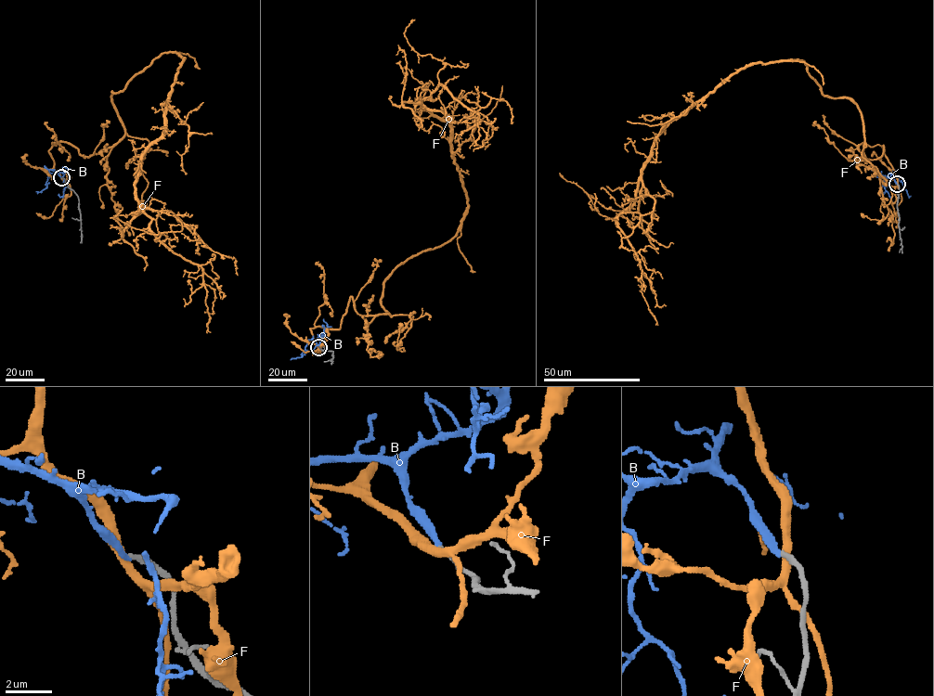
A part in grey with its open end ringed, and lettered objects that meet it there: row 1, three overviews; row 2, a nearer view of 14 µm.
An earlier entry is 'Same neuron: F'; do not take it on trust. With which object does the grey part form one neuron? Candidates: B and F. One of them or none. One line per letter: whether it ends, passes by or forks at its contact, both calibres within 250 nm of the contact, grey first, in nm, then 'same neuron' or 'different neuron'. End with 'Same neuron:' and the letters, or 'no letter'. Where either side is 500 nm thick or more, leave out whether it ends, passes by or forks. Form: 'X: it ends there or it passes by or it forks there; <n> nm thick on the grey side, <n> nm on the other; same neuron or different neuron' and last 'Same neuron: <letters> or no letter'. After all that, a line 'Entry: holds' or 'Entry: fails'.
B: it ends there; 200 nm thick on the grey side, 280 nm on the other; same neuron
F: it passes by; 220 nm thick on the grey side, 360 nm on the other; different neuron
Same neuron: B
Entry: fails

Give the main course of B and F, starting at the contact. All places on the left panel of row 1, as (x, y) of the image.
B: (61, 177), (50, 170), (47, 187), (35, 191)
F: (61, 177), (48, 149), (112, 147), (111, 93), (184, 58), (135, 189), (201, 268), (211, 332)

